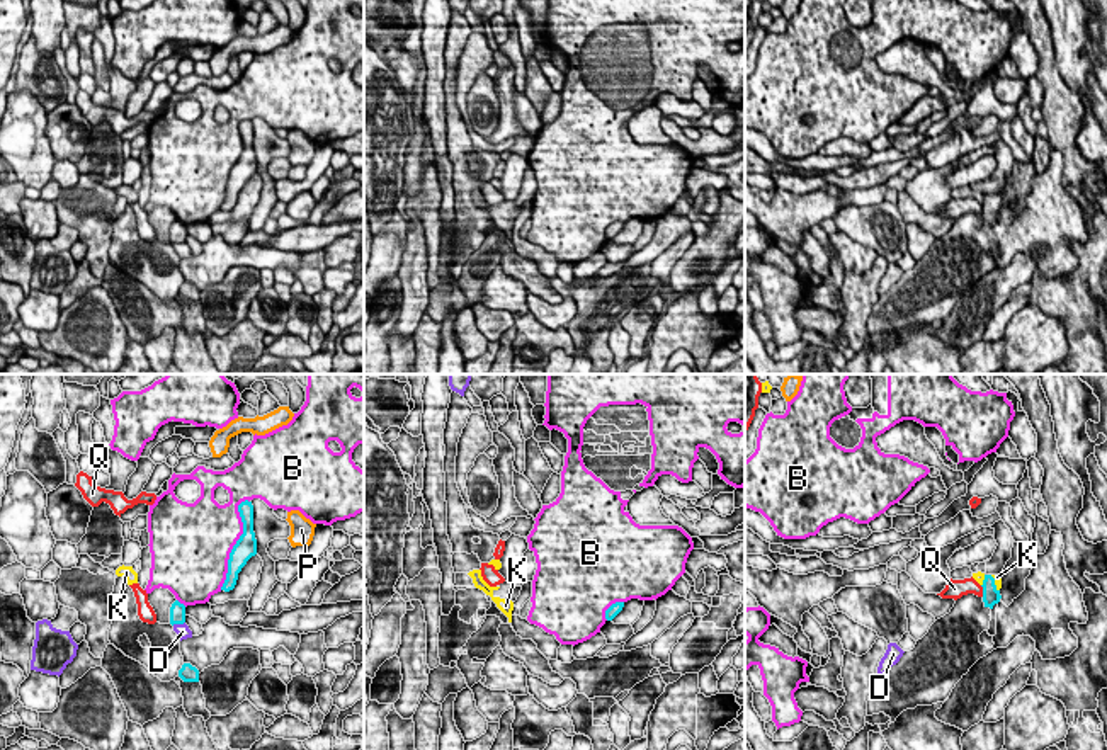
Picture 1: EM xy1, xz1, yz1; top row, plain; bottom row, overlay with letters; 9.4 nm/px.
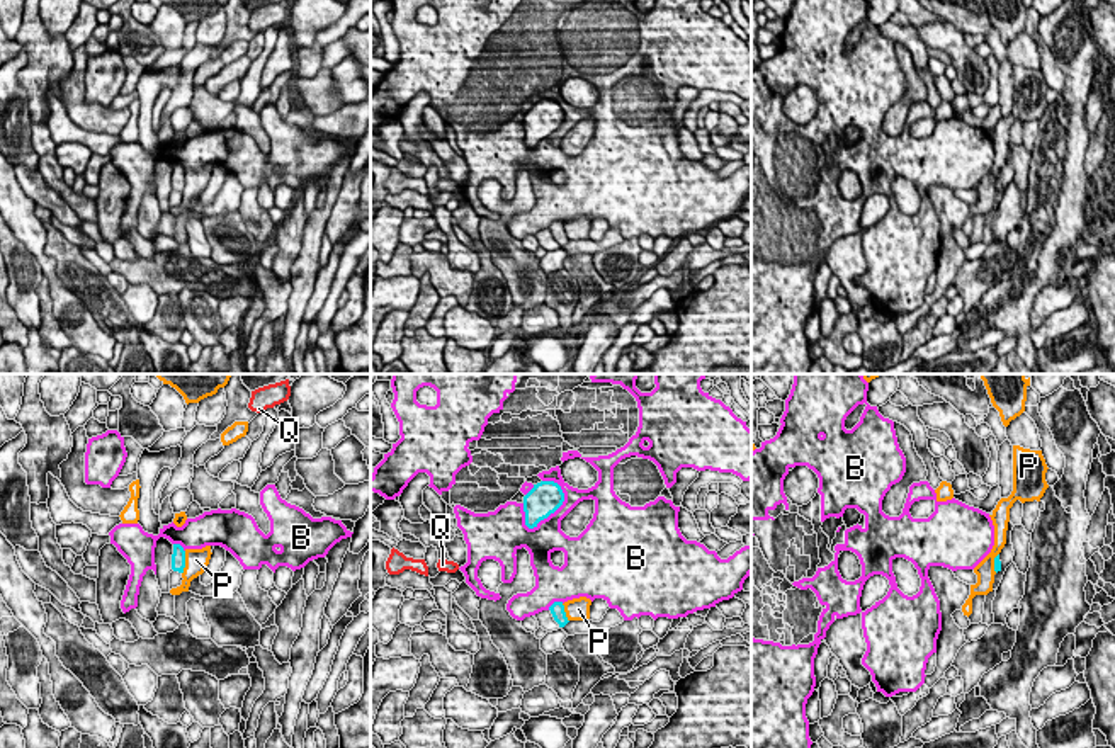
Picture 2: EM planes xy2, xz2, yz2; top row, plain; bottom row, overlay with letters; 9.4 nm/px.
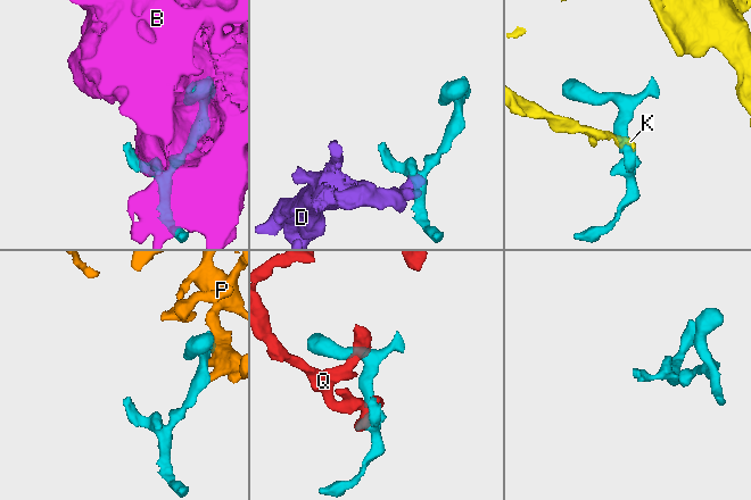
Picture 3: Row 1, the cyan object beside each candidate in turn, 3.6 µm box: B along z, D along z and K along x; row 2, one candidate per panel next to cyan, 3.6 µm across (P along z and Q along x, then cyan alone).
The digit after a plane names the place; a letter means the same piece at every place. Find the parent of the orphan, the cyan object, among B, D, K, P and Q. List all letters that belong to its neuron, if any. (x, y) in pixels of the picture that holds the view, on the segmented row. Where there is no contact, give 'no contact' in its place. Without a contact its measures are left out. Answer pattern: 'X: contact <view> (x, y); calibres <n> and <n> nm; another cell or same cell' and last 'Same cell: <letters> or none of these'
B: contact xy1 (237, 543); calibres 200 and 480 nm; another cell
D: contact xy1 (177, 623); calibres 160 and 130 nm; another cell
K: contact yz1 (993, 584); calibres 160 and 60 nm; same cell
P: contact xy2 (184, 563); calibres 130 and 220 nm; another cell
Q: contact yz1 (983, 590); calibres 160 and 160 nm; another cell
Same cell: K

